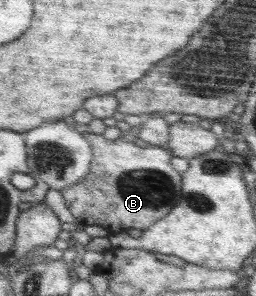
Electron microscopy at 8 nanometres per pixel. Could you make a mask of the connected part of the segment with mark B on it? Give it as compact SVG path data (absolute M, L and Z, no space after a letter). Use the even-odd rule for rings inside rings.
M84 128L82 134L92 150L89 173L81 181L60 190L65 198L67 209L81 223L88 226L101 226L105 229L107 236L125 232L128 229L144 230L153 226L161 218L165 218L169 211L181 201L182 174L169 165L171 161L169 149L164 146L148 146L143 149L122 137L107 140L101 134L89 133Z

